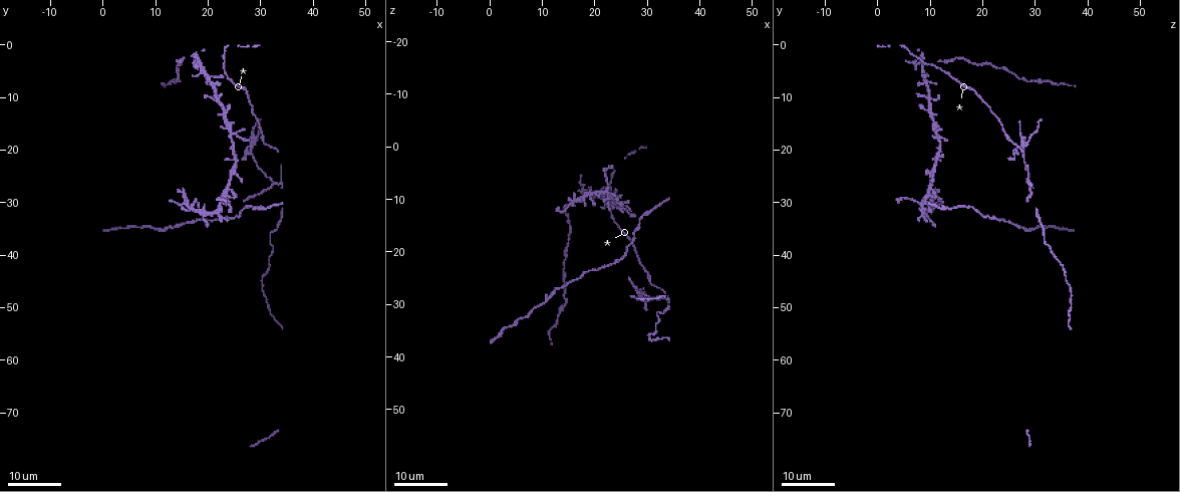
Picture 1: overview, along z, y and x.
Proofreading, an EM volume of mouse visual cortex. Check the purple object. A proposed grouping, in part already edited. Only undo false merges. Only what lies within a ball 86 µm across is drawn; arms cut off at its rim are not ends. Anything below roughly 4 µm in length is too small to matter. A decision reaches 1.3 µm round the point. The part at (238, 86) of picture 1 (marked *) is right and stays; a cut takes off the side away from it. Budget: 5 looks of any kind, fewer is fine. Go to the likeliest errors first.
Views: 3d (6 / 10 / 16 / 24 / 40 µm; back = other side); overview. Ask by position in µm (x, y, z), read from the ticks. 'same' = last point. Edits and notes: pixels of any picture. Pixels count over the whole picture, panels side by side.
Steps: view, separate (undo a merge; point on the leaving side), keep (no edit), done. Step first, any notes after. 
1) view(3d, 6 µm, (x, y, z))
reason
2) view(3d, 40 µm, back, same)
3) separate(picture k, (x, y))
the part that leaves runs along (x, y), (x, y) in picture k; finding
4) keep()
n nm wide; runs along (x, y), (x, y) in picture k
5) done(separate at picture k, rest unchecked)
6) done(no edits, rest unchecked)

view(3d, 24 µm, (20.5, 6.5, 9.0))

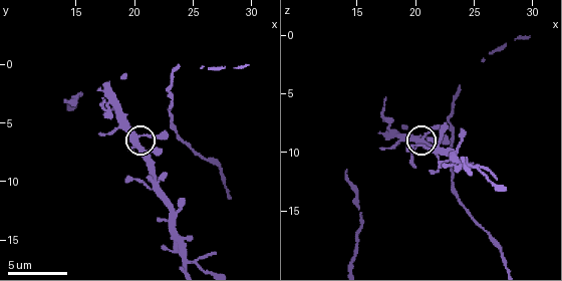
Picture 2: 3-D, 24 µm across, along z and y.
view(3d, 10 µm, (20.0, 6.8, 9.0))

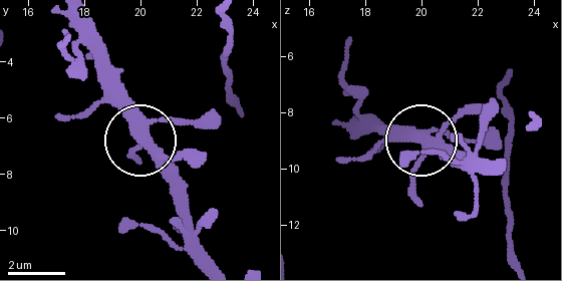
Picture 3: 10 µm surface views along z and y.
keep()
330 nm wide; continuous, no second cell

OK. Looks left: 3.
view(3d, 16 µm, (24.4, 17.0, 11.4))
small branch off a trunk

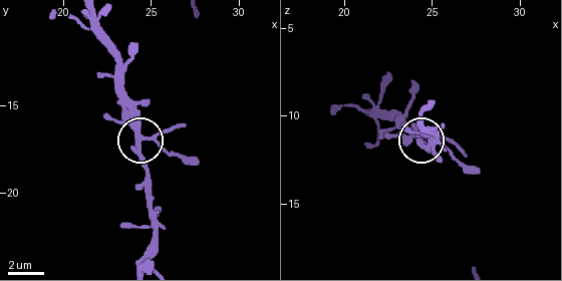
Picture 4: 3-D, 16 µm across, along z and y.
keep()
250 nm wide; one cell here

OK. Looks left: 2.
view(3d, 16 µm, (24.0, 28.5, 10.0))
four-way junction

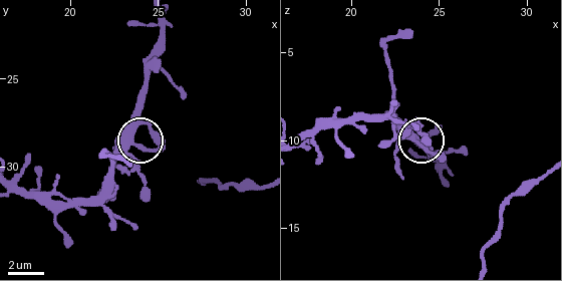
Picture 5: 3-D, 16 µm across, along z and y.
view(3d, 10 µm, (23.6, 28.8, 10.2))

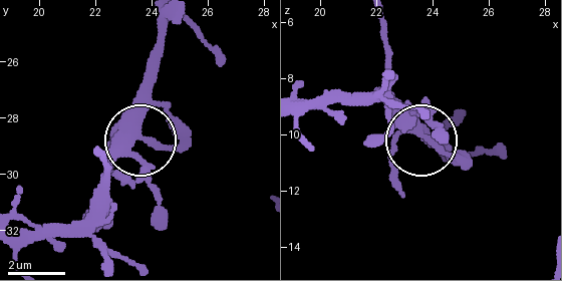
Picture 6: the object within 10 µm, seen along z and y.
keep()
4 arms; all the same cell

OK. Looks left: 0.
done(no edits, rest unchecked)

